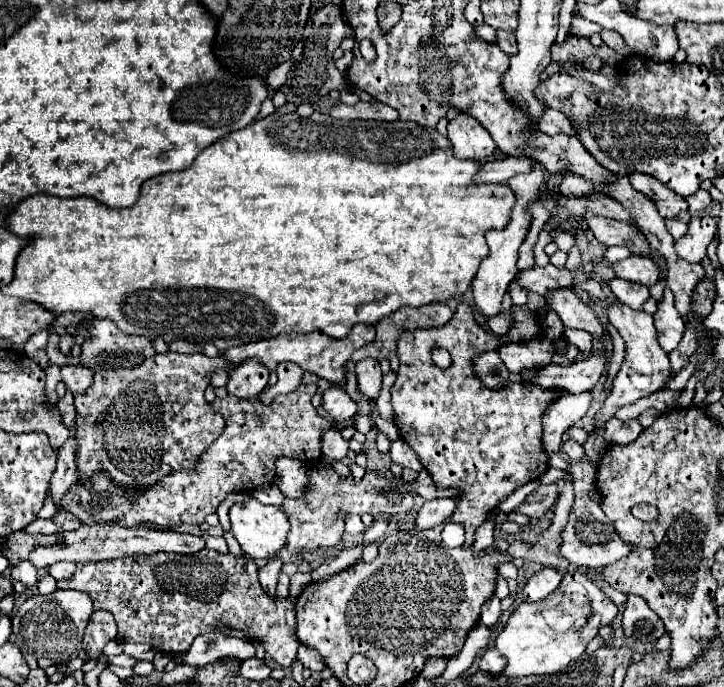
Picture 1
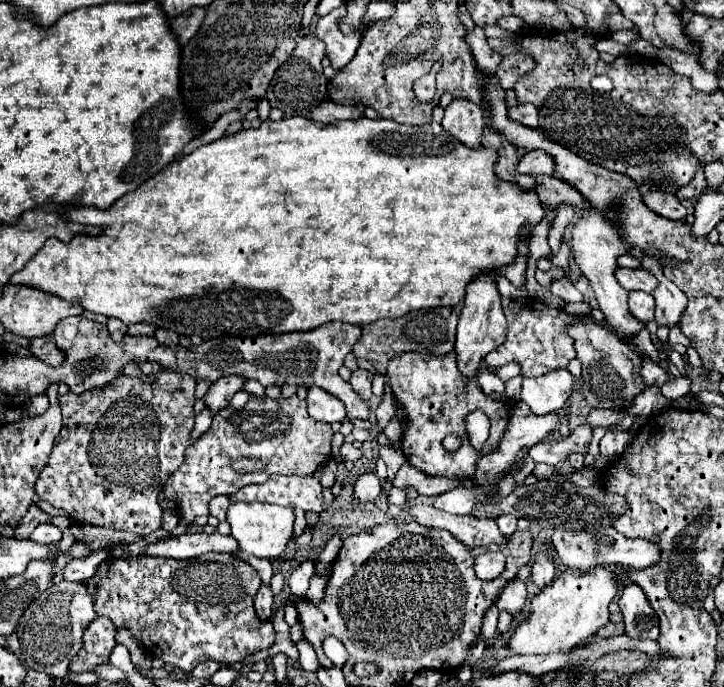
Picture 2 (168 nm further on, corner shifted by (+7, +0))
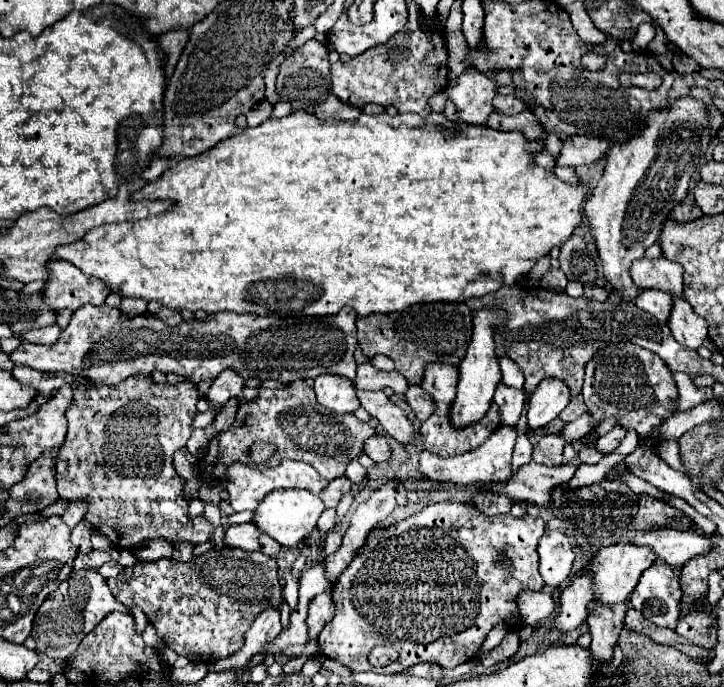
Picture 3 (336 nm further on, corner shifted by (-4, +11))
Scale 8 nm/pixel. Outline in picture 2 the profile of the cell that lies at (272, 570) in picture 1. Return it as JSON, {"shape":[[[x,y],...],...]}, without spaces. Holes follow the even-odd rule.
{"shape":[[[261,585],[261,591],[257,593],[255,599],[255,613],[261,621],[269,621],[271,613],[273,613],[273,593],[267,585]]]}

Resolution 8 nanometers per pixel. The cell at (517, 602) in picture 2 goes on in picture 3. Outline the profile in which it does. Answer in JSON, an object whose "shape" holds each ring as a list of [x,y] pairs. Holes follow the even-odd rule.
{"shape":[[[522,590],[518,594],[518,612],[524,624],[534,626],[536,622],[552,616],[554,612],[554,600],[550,594],[544,592],[534,592],[534,590]]]}

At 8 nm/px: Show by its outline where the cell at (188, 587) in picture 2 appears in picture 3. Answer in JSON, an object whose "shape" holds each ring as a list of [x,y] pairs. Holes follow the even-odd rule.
{"shape":[[[238,548],[208,550],[202,556],[194,556],[190,562],[180,562],[174,558],[158,558],[150,562],[136,560],[134,566],[124,568],[120,576],[108,578],[106,582],[120,604],[138,606],[146,614],[148,622],[156,626],[158,638],[164,640],[168,648],[188,656],[188,660],[206,664],[224,660],[232,656],[232,652],[238,652],[244,646],[244,636],[254,618],[270,604],[280,606],[282,600],[276,560],[272,556],[264,556],[262,552],[244,552]]]}

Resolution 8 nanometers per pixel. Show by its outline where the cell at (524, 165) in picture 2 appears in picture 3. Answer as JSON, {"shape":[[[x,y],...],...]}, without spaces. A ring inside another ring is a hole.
{"shape":[[[570,136],[564,140],[562,150],[556,158],[558,166],[580,166],[580,164],[592,164],[598,158],[604,156],[608,150],[608,142],[600,138],[590,136]]]}

